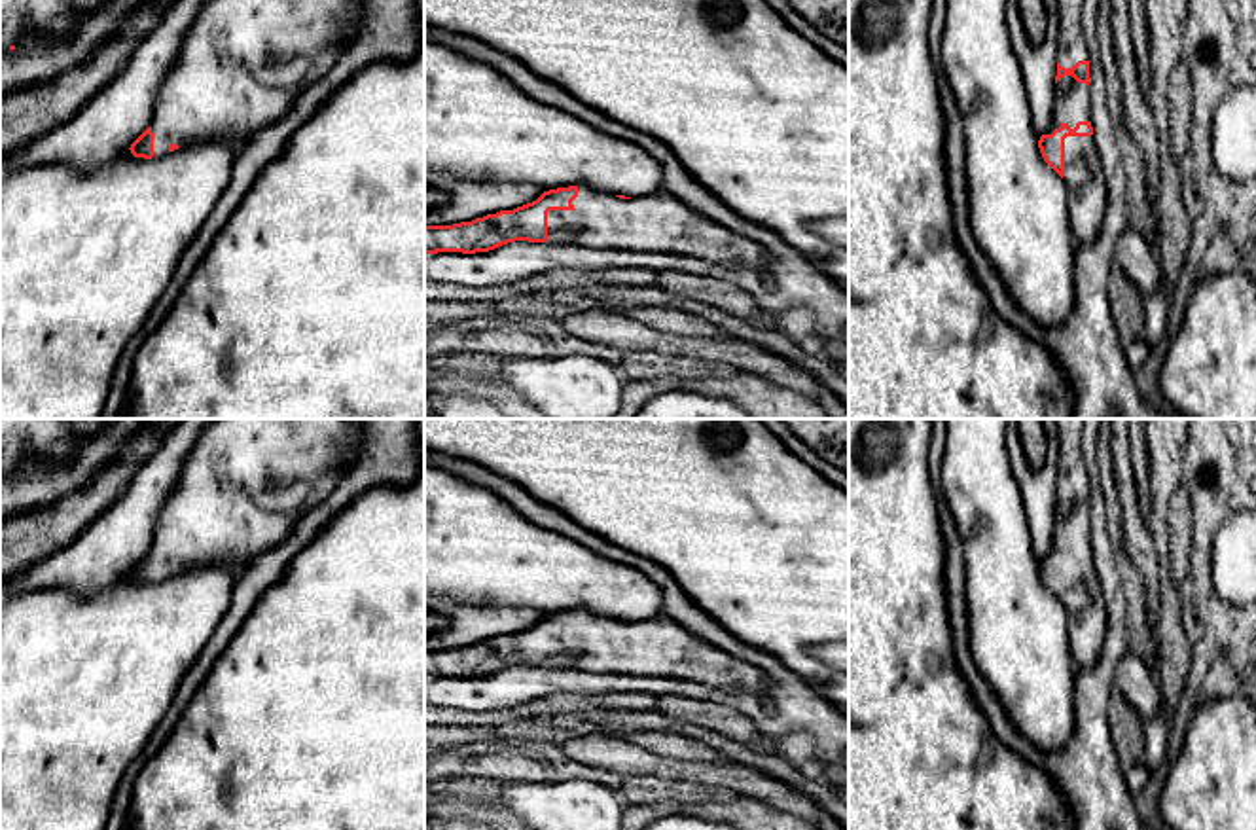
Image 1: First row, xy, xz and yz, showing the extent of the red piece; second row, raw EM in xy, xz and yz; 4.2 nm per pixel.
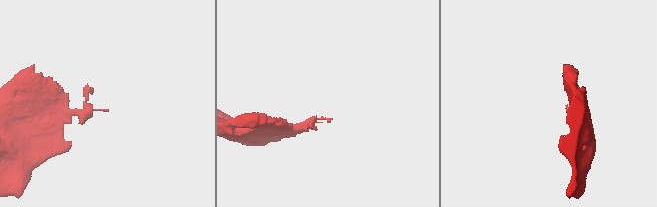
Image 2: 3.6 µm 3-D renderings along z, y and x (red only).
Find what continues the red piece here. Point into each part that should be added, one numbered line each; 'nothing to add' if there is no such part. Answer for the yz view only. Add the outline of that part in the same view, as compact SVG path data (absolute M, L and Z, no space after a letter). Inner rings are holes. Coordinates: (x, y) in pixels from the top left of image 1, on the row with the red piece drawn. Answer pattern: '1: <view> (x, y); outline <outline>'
1: yz (1084, 179); outline M1095 136L1065 138L1065 176L1070 233L1076 244L1099 237L1106 210L1106 176Z

